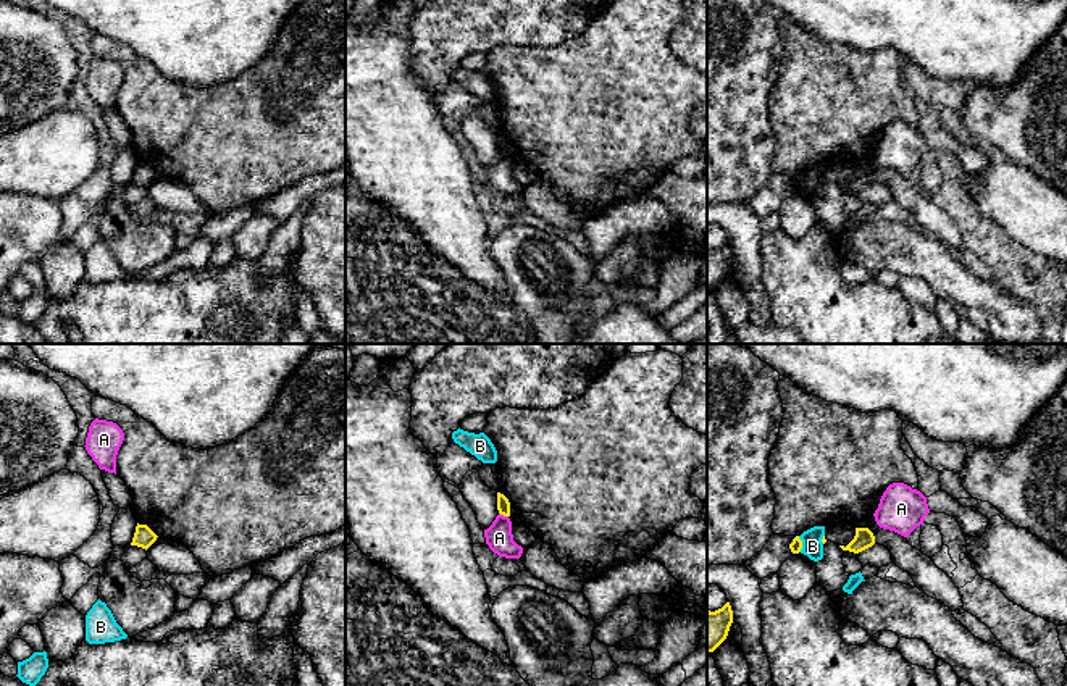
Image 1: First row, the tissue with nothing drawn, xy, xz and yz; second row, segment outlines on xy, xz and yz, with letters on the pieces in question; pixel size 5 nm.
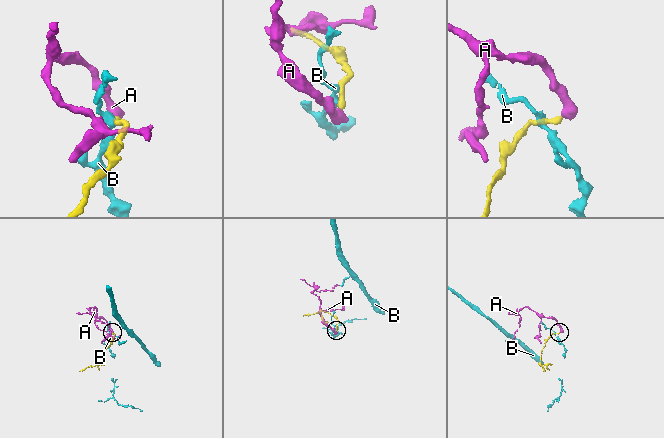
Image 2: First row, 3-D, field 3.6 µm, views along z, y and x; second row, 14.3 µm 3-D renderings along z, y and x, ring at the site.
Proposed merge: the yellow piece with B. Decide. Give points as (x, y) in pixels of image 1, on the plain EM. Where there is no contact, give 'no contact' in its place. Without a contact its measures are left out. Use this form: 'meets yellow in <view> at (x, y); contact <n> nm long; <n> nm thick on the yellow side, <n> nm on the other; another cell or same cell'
meets yellow in yz at (801, 183); contact 80 nm long; 60 nm thick on the yellow side, 110 nm on the other; another cell

